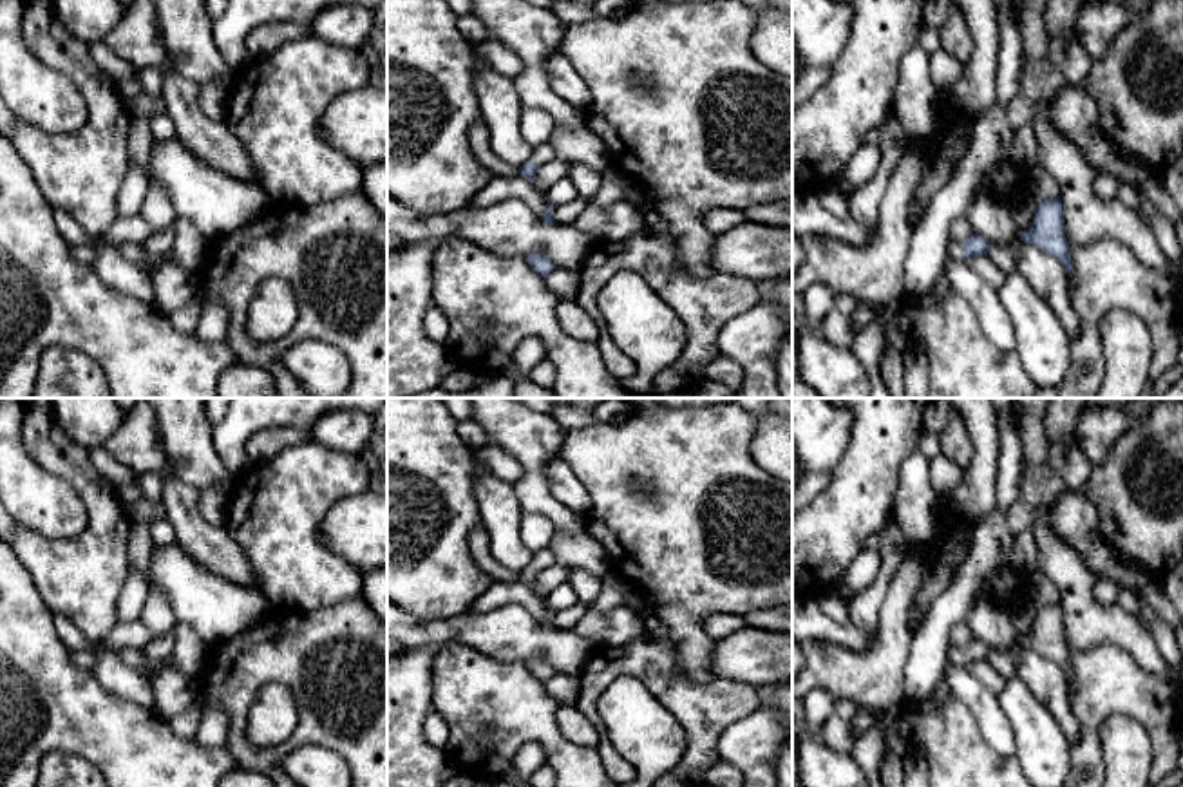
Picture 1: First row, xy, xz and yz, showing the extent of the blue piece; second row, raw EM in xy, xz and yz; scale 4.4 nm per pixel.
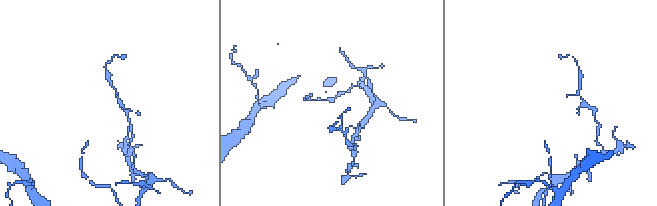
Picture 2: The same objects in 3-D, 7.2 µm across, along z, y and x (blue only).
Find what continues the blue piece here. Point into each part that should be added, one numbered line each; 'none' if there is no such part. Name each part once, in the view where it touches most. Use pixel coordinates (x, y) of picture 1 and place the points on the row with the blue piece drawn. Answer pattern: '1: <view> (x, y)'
1: yz (954, 250)

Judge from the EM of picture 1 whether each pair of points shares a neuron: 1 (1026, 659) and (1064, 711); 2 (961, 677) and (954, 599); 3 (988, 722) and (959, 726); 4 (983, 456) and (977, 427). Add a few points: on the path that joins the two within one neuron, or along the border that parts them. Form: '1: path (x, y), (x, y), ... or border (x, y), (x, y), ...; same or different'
1: path (1037, 672), (1050, 684), (1057, 699); same
2: border (946, 663), (941, 677); different
3: border (952, 693), (972, 713), (981, 733), (1004, 757); different
4: path (983, 449), (983, 435); same

